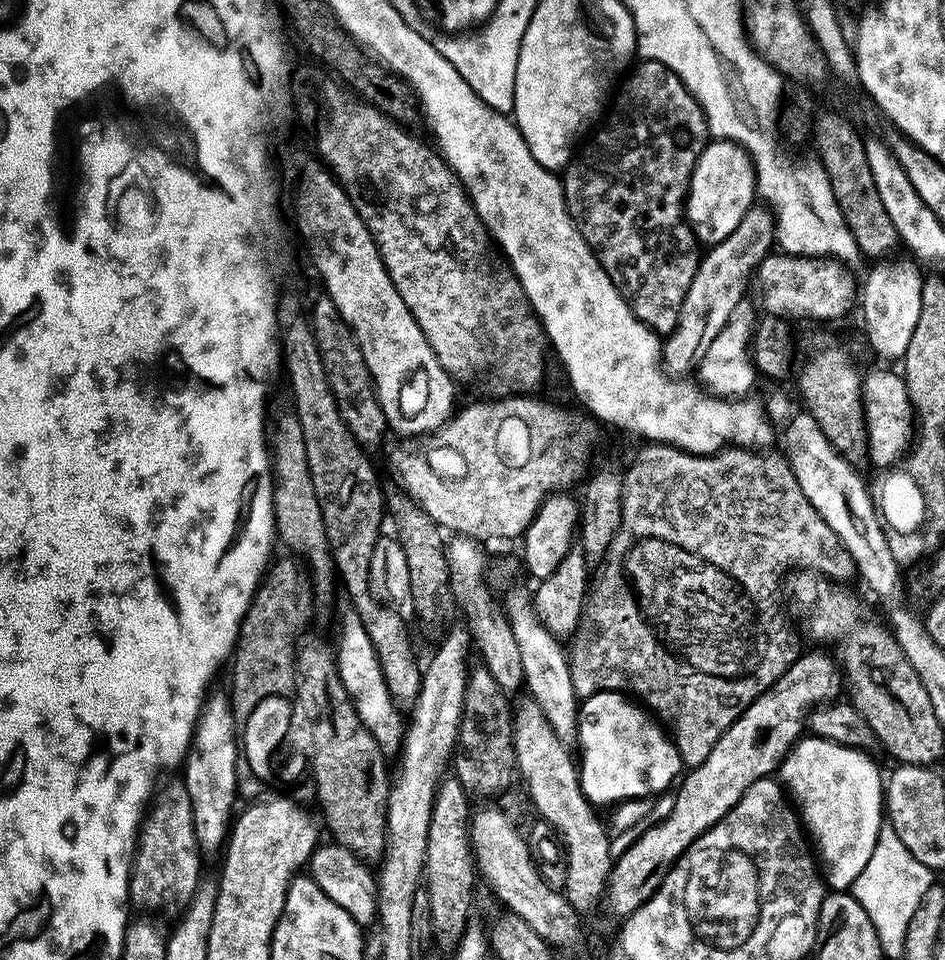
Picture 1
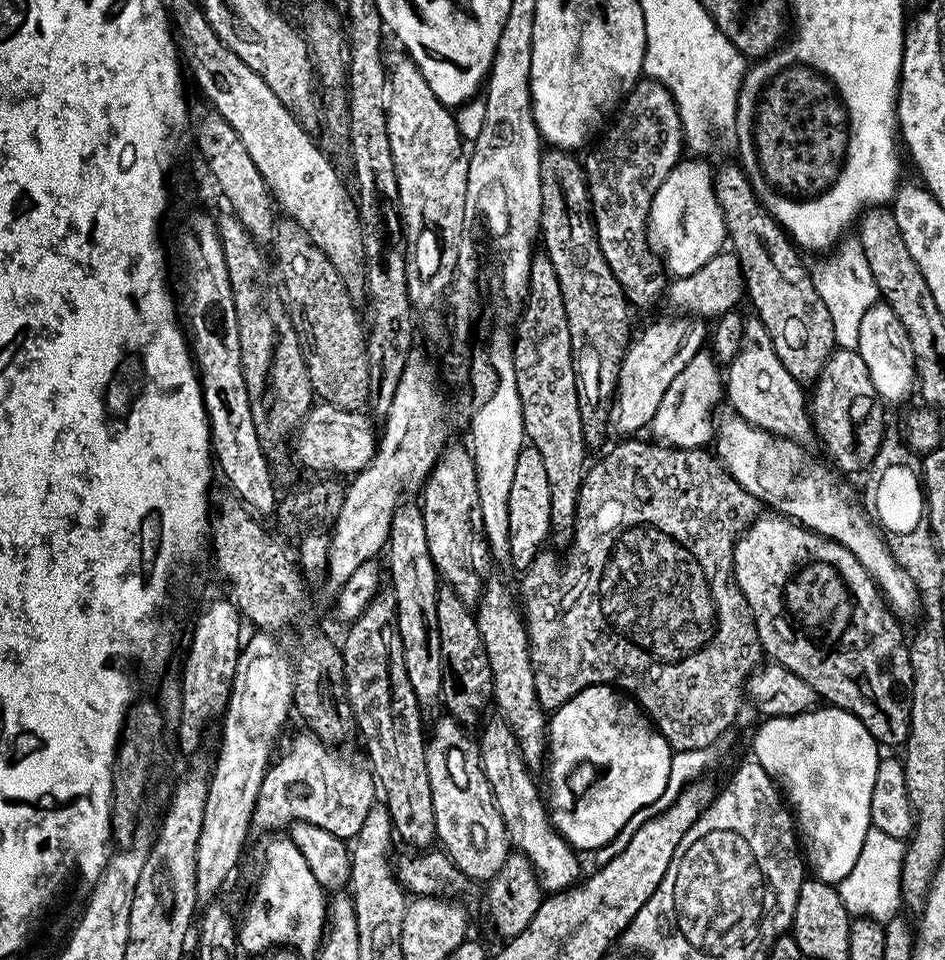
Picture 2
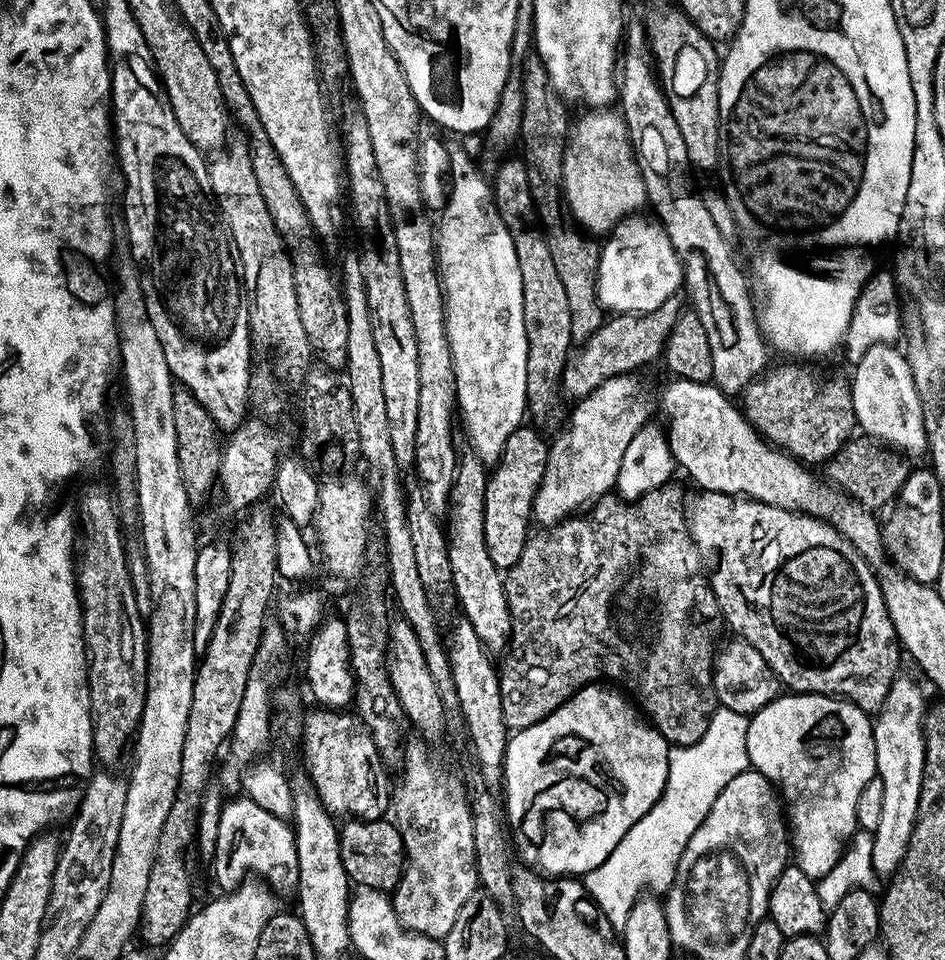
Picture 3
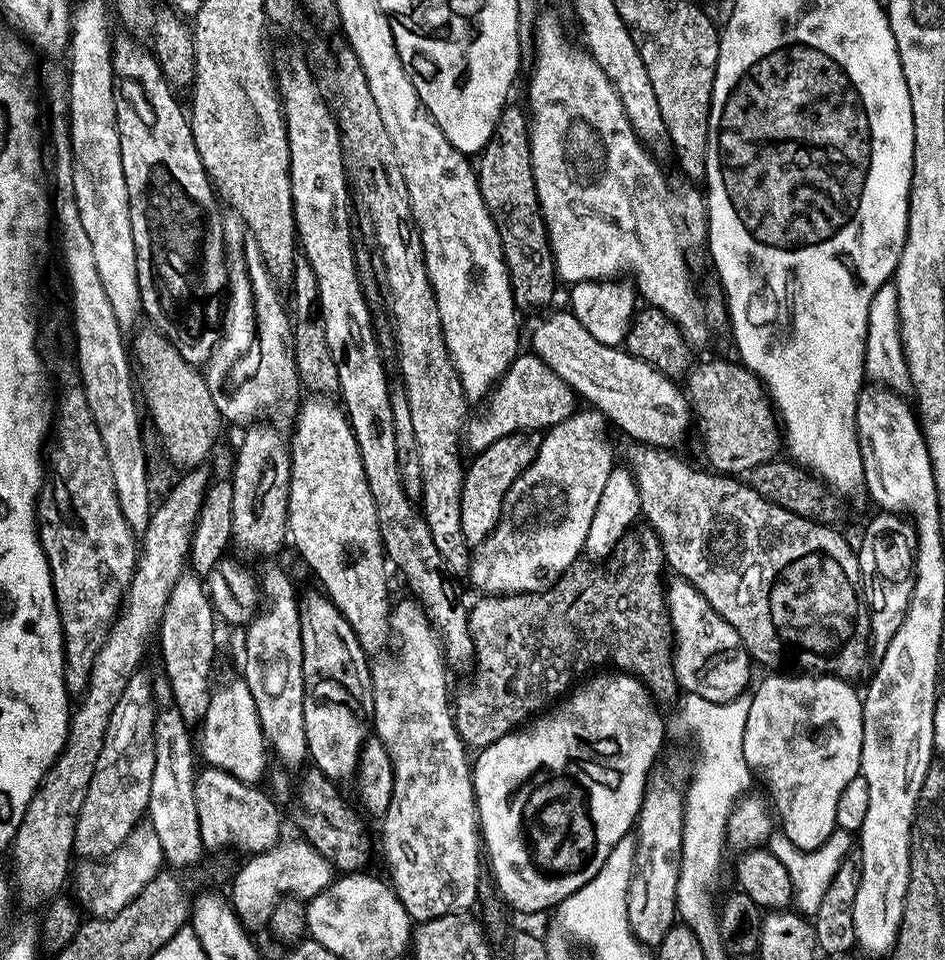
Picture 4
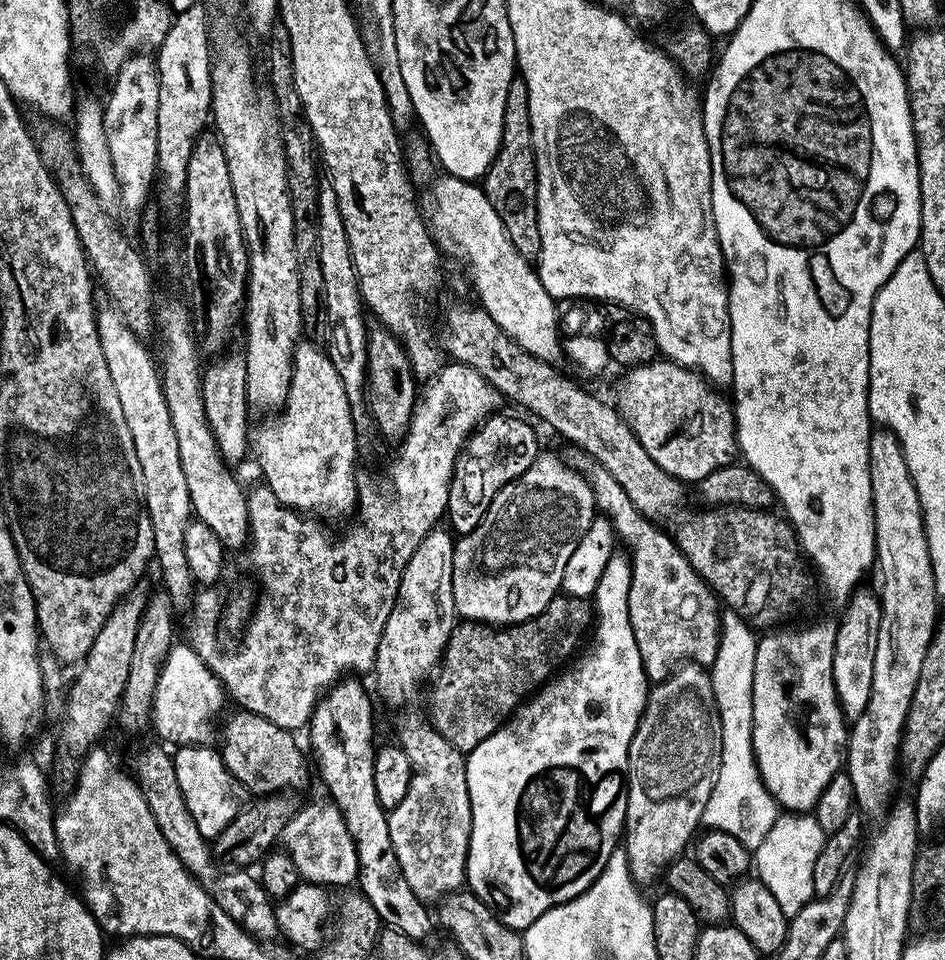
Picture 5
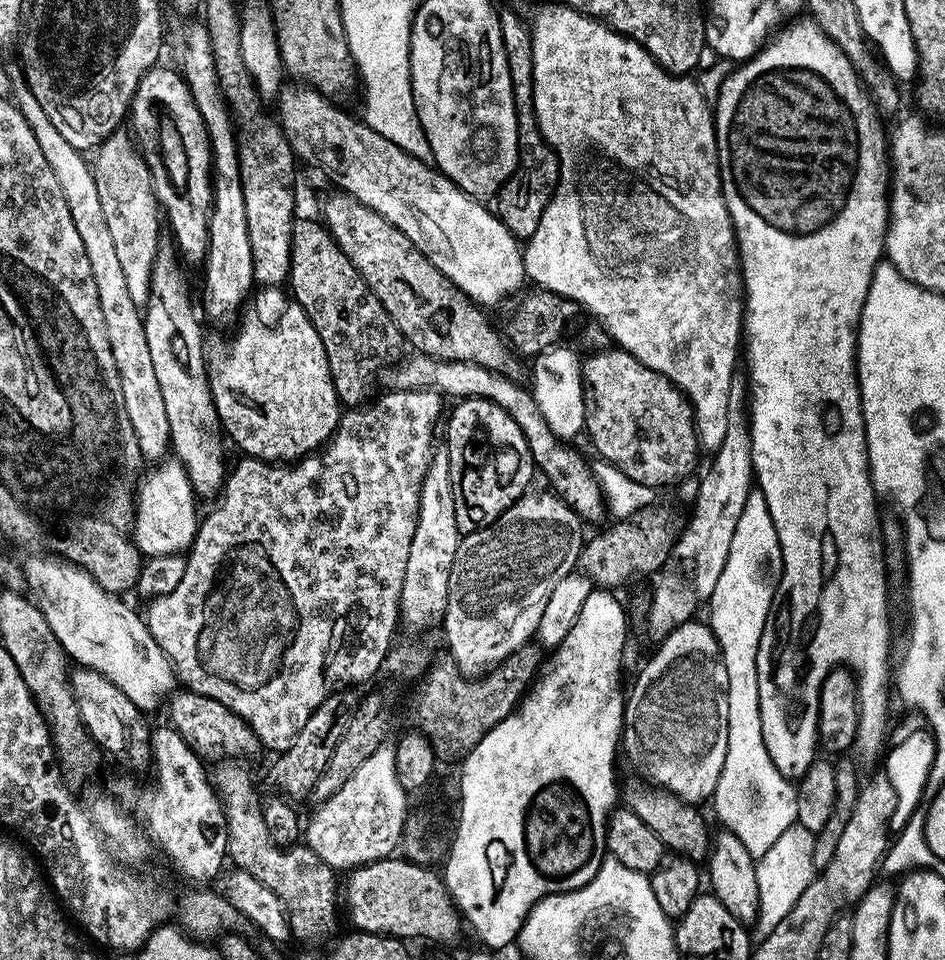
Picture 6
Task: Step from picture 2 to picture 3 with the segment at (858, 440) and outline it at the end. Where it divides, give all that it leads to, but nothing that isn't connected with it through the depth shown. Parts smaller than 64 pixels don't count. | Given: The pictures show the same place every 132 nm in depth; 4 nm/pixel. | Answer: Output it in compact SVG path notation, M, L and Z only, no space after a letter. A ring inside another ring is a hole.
M780 363L784 364L769 367L743 388L743 415L765 440L780 451L808 466L823 465L854 436L858 428L849 381L819 380L808 369L811 367L803 363Z

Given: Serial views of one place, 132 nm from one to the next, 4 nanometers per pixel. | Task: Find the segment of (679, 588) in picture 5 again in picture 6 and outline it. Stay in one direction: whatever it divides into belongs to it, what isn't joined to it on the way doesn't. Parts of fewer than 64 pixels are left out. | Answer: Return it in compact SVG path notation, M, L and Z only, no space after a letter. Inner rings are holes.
M412 354L409 360L403 360L391 365L383 373L382 384L385 384L383 386L385 389L405 392L415 388L435 386L445 397L481 396L484 400L502 406L502 410L506 410L510 414L510 418L514 418L514 422L518 422L518 426L528 443L533 465L539 471L540 468L544 471L544 476L553 484L551 487L555 493L571 505L585 521L596 520L600 515L605 515L604 494L600 489L599 481L592 473L591 463L588 460L584 461L572 449L572 446L558 439L550 430L550 426L546 426L546 422L538 410L538 404L534 402L531 391L525 385L523 388L522 385L515 384L517 381L513 377L502 376L499 372L491 372L474 362L462 362L461 360L437 362L432 357L423 354Z

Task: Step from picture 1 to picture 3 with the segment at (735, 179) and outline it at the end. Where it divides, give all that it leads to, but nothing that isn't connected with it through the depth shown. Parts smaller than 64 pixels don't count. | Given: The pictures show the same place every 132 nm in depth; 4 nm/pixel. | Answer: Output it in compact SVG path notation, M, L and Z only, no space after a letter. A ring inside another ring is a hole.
M633 214L624 217L616 224L616 227L609 233L607 243L604 242L600 251L599 270L596 271L596 293L599 302L605 311L612 314L624 315L626 313L650 313L673 299L678 293L677 290L683 287L683 268L677 258L677 252L670 242L659 221L647 222L643 216Z

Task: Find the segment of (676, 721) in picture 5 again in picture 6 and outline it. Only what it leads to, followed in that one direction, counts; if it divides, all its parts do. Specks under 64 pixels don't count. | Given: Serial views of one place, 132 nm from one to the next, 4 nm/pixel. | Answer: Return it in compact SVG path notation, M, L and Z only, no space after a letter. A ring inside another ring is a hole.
M693 618L678 627L666 637L659 641L656 653L644 664L644 669L636 676L636 681L626 692L624 702L624 731L622 733L622 752L628 755L628 760L637 768L635 770L649 785L663 788L672 792L678 799L692 805L699 805L699 800L707 801L712 795L712 791L718 786L718 778L722 774L722 766L726 762L726 750L728 749L728 709L730 707L730 697L728 694L728 675L724 659L720 656L720 643L716 640L716 635L712 633L711 627L707 623L699 624L699 619Z

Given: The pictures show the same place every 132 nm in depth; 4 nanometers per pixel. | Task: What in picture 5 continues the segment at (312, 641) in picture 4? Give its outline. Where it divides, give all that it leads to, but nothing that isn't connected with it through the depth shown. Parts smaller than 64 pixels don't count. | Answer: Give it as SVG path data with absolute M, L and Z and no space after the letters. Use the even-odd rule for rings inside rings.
M341 678L325 691L316 701L312 710L312 719L306 725L306 733L312 739L312 752L316 755L316 764L320 767L320 780L328 787L331 803L342 814L346 826L352 835L352 841L358 854L360 875L359 891L374 906L381 925L400 931L406 937L419 942L428 942L434 928L434 916L428 913L429 905L419 900L410 890L410 882L406 882L406 874L402 874L402 866L398 866L398 854L394 854L394 842L390 842L390 826L388 812L376 799L375 792L375 755L372 746L372 700L368 692L356 678Z

